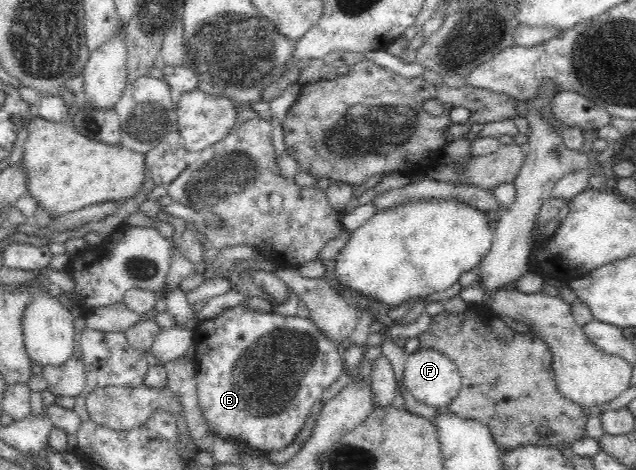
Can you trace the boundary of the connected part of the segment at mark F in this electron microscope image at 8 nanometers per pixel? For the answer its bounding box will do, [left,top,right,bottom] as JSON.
[403,349,463,408]

